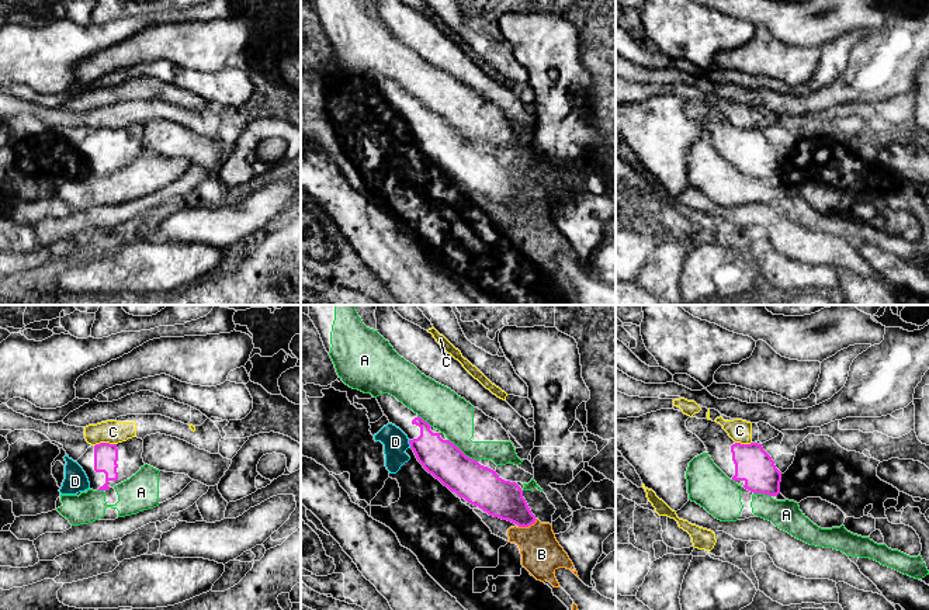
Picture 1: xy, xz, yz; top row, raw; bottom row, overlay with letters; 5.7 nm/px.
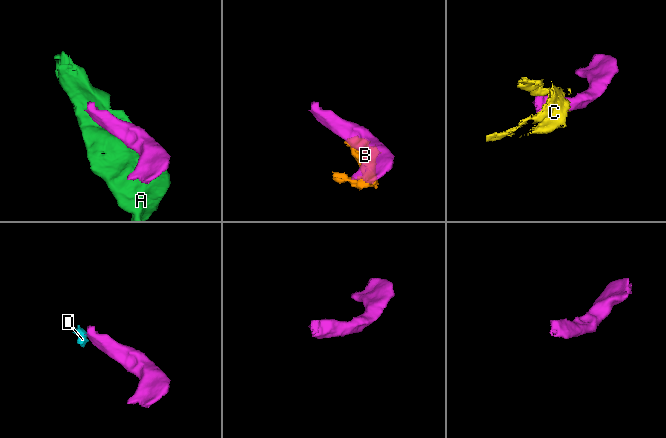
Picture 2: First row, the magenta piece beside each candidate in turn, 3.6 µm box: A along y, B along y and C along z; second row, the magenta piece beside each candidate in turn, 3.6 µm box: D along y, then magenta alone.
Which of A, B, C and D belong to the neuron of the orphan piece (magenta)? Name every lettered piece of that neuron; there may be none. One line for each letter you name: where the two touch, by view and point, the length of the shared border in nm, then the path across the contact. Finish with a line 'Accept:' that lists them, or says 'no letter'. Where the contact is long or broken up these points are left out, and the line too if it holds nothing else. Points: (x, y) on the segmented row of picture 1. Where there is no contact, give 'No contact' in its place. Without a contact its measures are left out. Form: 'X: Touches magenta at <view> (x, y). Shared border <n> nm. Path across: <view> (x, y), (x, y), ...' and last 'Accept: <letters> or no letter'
Accept: no letter

